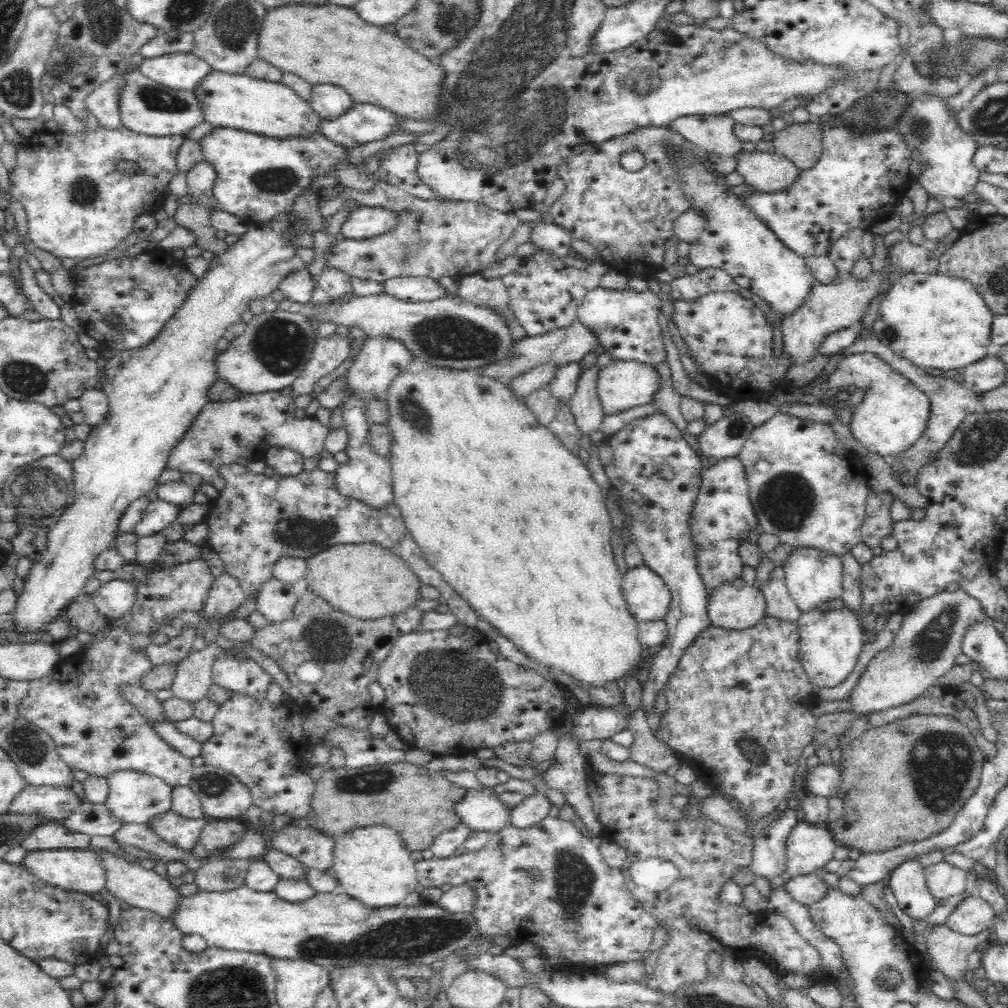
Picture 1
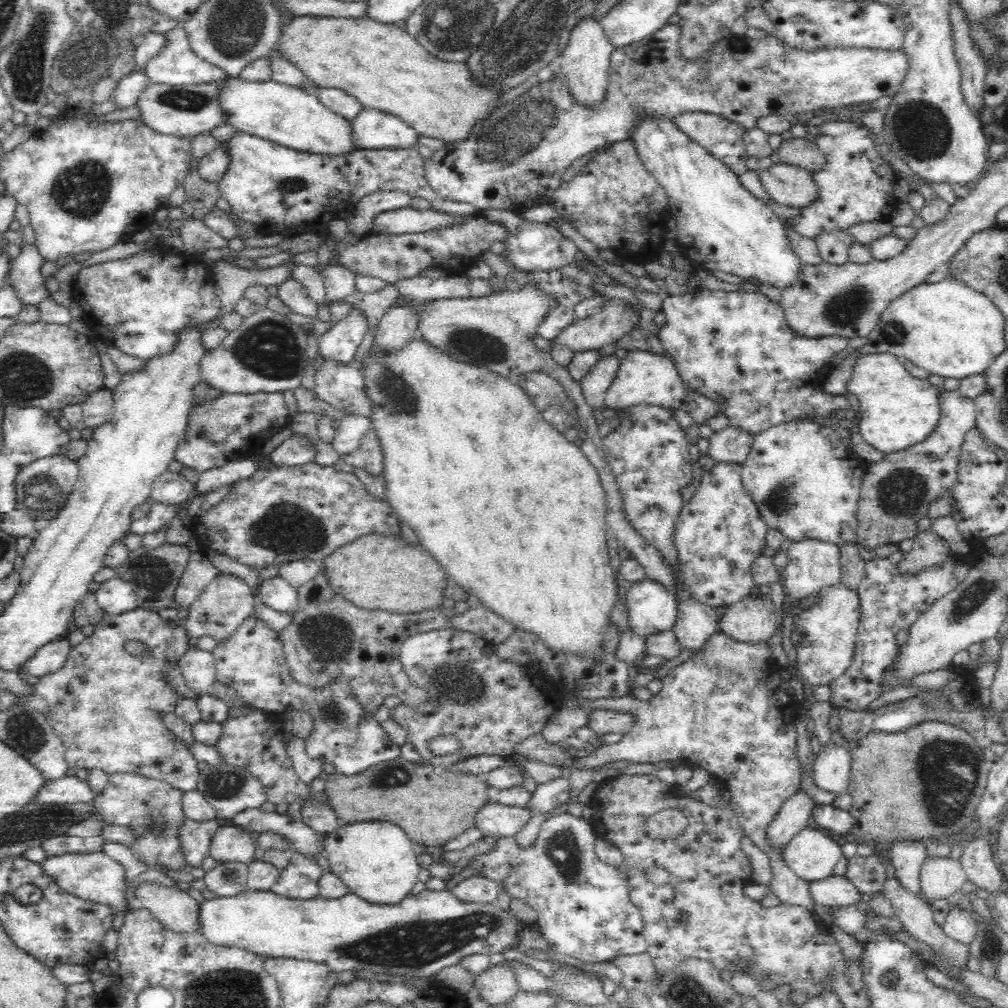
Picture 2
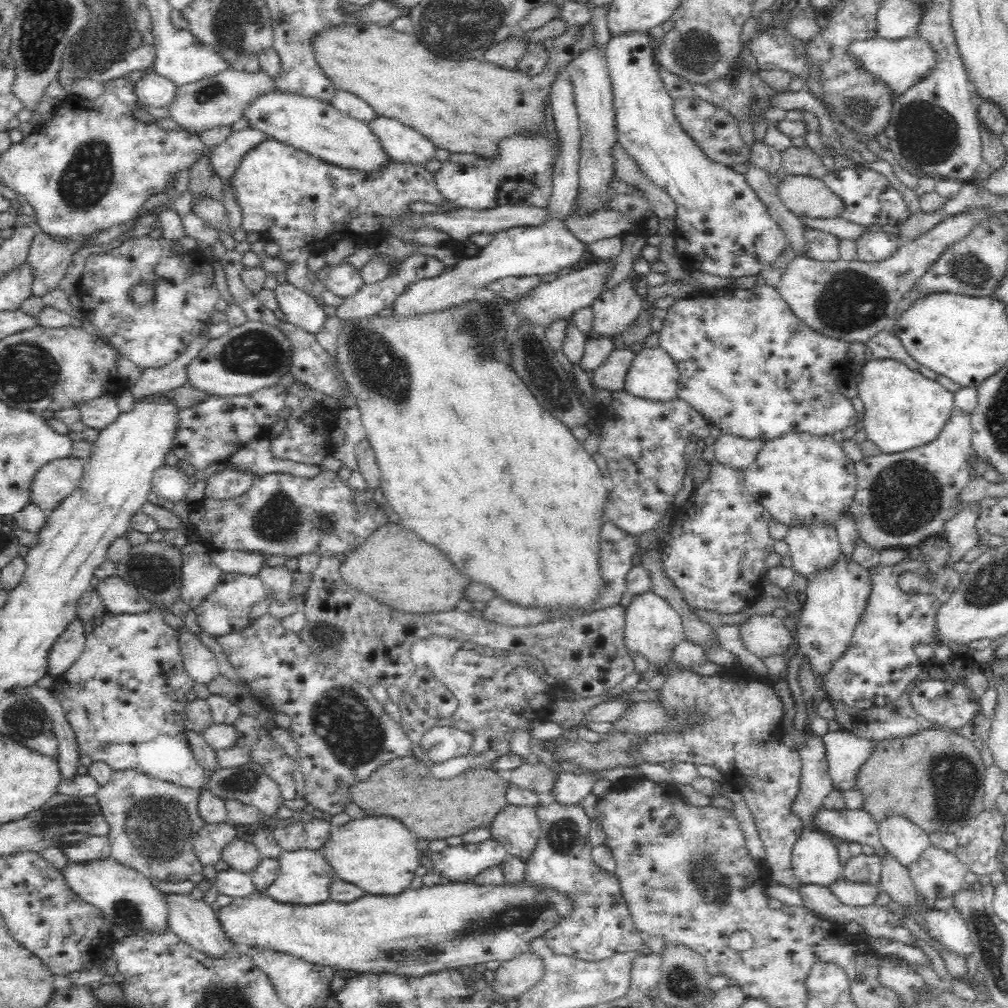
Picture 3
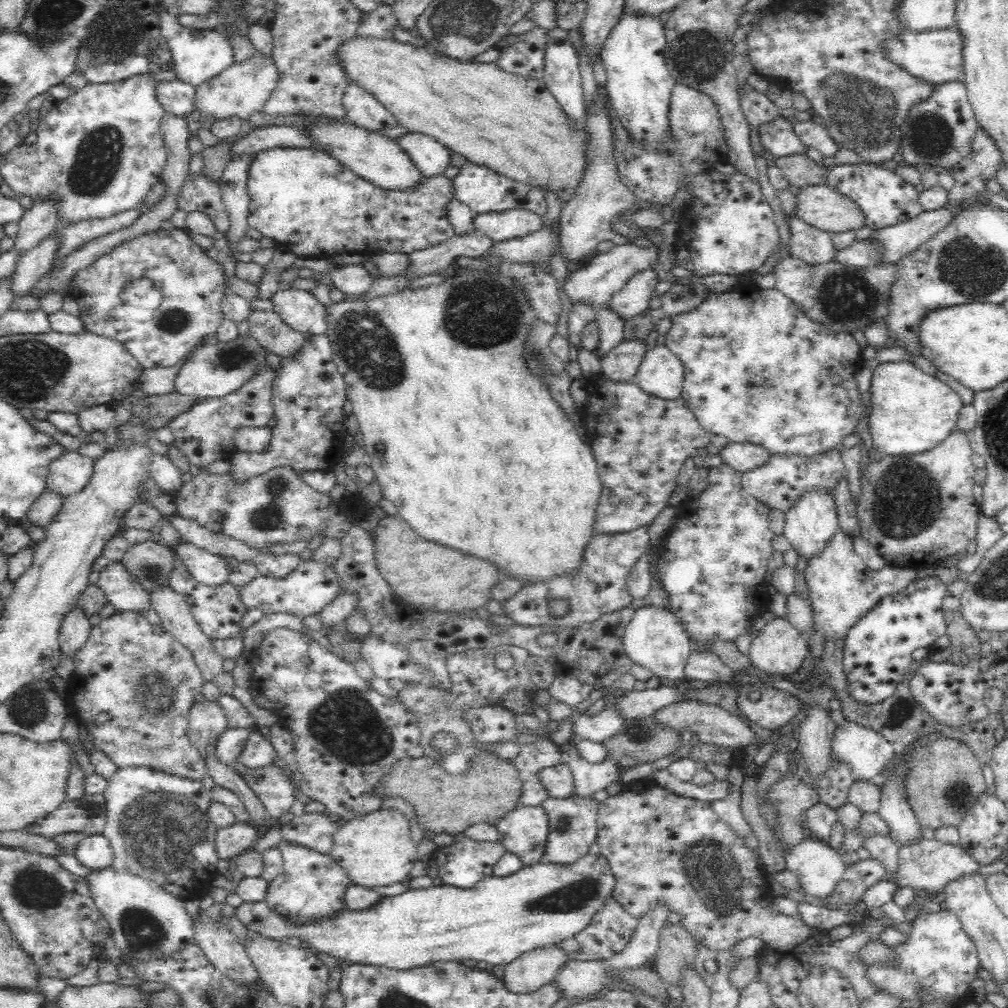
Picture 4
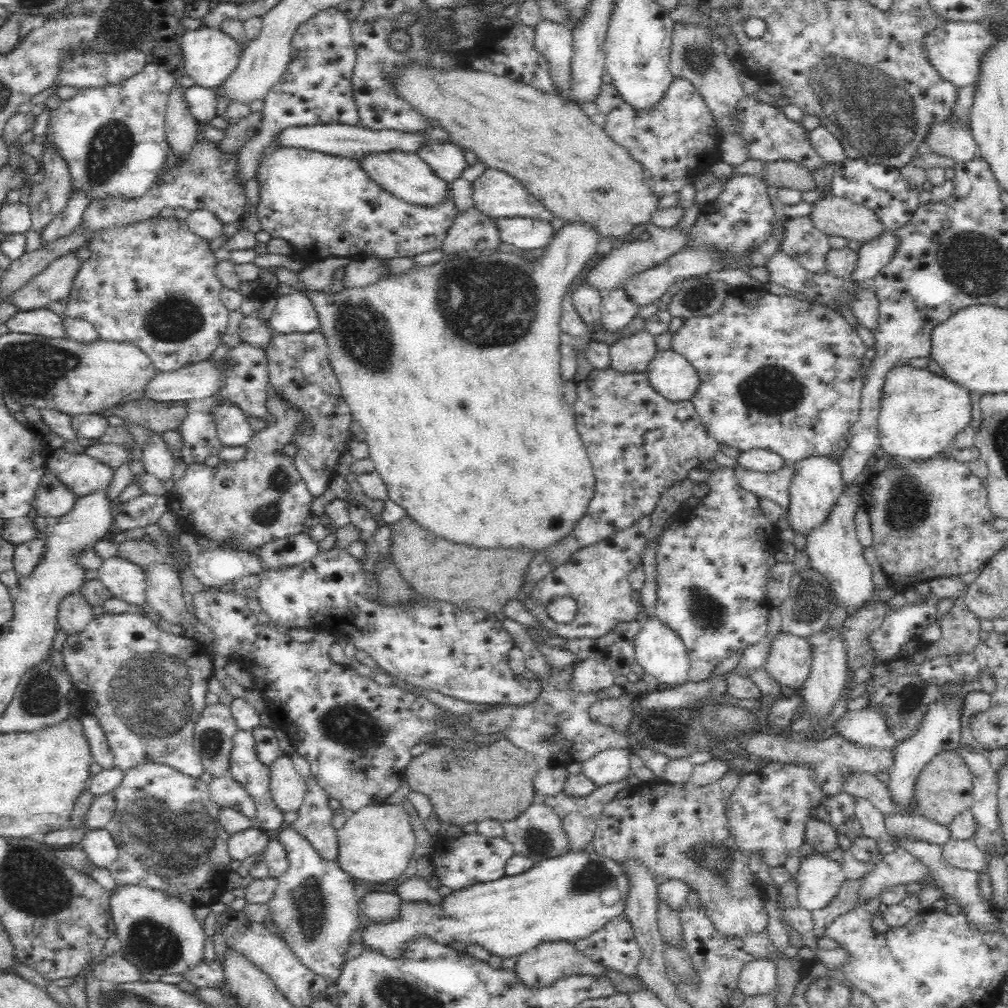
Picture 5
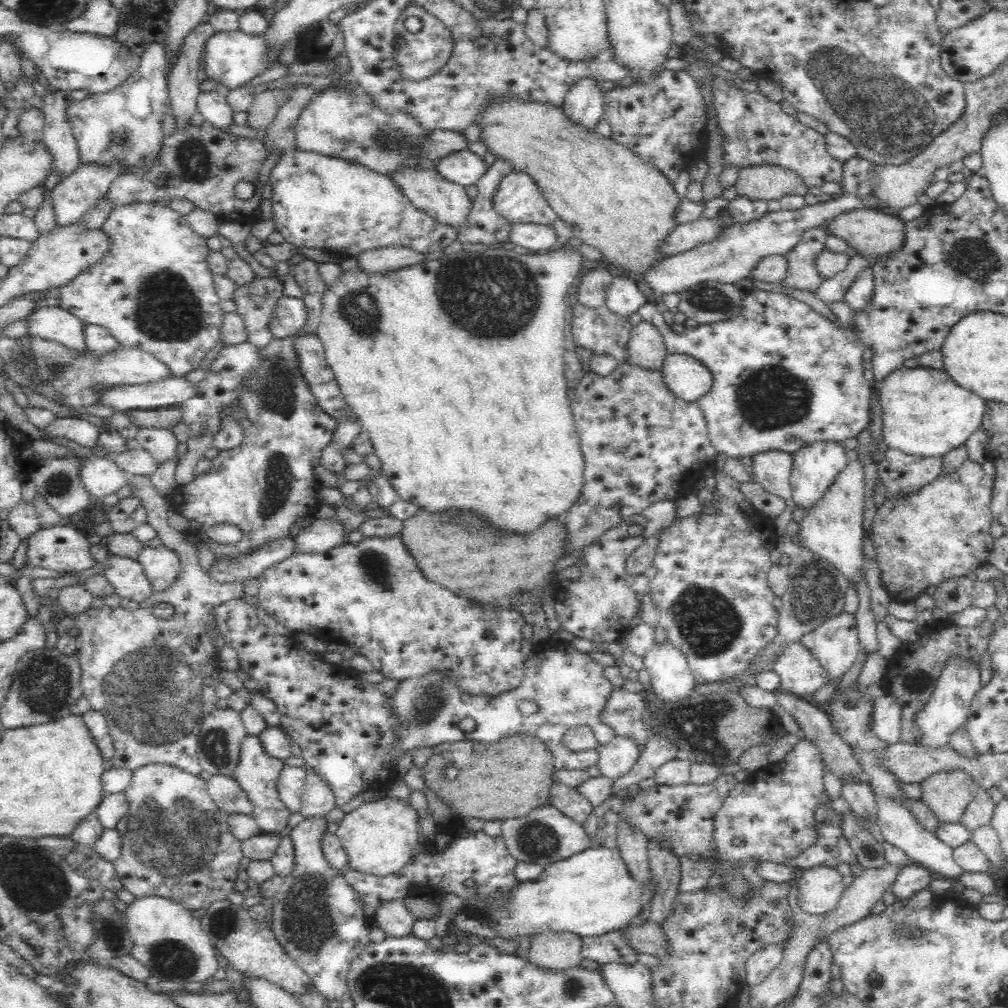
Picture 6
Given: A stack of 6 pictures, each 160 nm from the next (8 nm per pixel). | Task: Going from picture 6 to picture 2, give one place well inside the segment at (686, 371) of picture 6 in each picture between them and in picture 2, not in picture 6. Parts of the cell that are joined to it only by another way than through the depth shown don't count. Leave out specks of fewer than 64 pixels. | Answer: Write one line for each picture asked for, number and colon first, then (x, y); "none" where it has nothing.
2: (642, 377)
3: (654, 375)
4: (662, 373)
5: (672, 375)

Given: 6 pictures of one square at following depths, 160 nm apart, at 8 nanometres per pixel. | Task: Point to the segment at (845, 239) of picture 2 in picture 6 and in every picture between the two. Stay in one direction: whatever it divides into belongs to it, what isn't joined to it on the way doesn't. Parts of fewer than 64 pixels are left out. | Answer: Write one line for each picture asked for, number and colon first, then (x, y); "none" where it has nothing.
3: (821, 246)
4: (808, 244)
5: (808, 246)
6: (801, 275)

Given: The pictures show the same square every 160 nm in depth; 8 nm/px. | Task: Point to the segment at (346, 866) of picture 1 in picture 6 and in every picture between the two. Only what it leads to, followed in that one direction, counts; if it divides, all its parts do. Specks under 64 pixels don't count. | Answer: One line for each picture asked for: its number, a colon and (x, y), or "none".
2: (374, 859)
3: (377, 853)
4: (379, 848)
5: (376, 844)
6: (379, 837)

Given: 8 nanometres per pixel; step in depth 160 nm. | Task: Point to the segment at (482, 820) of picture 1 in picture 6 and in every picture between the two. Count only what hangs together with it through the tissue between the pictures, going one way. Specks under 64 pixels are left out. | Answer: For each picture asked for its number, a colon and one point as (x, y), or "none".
2: (497, 820)
3: (517, 828)
4: (525, 832)
5: (539, 834)
6: (546, 836)

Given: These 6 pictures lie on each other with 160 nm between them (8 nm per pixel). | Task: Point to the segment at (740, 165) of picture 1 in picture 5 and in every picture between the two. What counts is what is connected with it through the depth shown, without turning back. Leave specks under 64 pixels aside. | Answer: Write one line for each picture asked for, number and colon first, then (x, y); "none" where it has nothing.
2: (789, 185)
3: (805, 196)
4: (826, 209)
5: (834, 216)

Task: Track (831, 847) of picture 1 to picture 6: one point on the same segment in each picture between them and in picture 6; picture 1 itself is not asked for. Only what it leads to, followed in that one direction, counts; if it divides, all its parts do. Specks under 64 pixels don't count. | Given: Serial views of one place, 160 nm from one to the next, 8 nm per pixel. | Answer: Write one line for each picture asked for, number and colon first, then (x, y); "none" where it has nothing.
2: (812, 855)
3: (814, 860)
4: (818, 868)
5: (820, 878)
6: (819, 890)

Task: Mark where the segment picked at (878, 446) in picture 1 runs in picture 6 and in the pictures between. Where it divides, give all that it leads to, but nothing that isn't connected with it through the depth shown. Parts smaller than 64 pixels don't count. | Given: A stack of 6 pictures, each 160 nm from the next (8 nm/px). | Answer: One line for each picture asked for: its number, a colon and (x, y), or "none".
2: (897, 410)
3: (903, 409)
4: (912, 412)
5: (921, 412)
6: (926, 413)

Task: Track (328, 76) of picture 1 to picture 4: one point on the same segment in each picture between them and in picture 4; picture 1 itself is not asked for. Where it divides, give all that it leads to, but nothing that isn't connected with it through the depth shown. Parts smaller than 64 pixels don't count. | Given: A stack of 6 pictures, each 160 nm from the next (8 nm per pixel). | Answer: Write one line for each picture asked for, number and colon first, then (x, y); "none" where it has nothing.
2: (381, 65)
3: (469, 106)
4: (513, 125)

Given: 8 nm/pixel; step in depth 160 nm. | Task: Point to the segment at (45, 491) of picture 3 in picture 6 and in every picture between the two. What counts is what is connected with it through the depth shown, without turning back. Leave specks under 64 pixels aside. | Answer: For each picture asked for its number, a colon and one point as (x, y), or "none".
4: (68, 474)
5: (85, 475)
6: (101, 476)

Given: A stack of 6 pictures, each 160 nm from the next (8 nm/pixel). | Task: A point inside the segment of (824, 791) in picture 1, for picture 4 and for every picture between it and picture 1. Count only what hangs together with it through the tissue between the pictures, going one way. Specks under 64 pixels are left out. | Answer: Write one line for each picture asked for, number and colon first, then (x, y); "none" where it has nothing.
2: (830, 769)
3: (846, 752)
4: (868, 752)

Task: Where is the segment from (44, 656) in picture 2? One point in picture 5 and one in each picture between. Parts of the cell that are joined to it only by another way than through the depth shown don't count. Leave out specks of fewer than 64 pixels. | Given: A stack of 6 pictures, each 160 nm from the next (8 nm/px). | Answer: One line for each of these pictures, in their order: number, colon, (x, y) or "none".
3: (71, 643)
4: (75, 627)
5: (74, 613)

